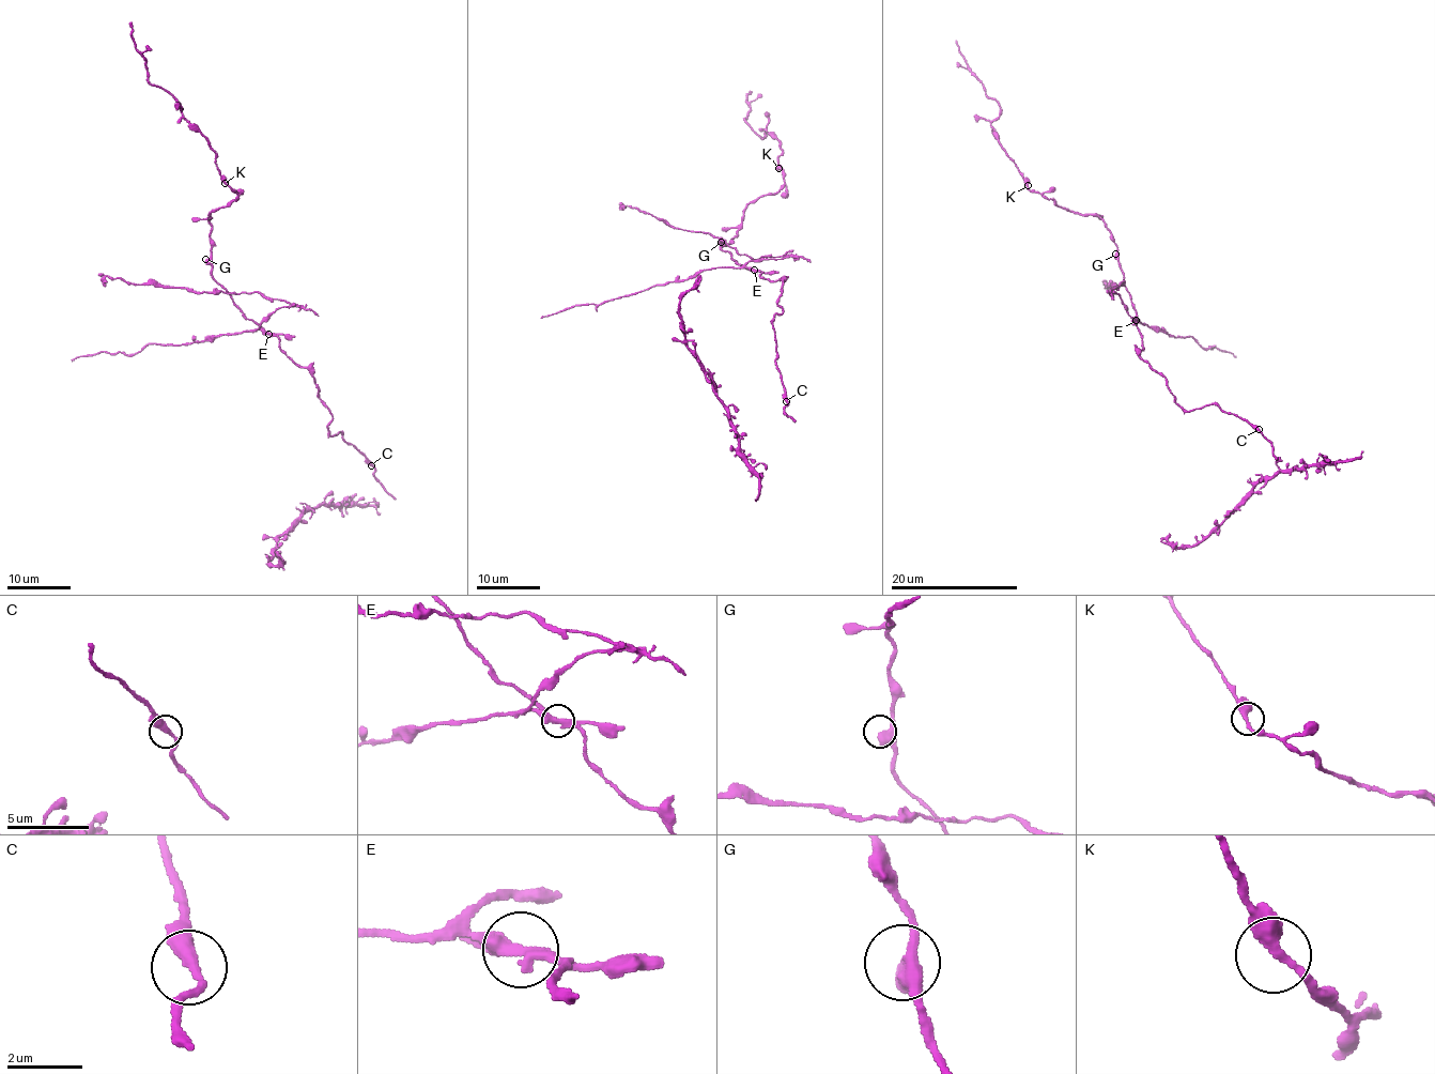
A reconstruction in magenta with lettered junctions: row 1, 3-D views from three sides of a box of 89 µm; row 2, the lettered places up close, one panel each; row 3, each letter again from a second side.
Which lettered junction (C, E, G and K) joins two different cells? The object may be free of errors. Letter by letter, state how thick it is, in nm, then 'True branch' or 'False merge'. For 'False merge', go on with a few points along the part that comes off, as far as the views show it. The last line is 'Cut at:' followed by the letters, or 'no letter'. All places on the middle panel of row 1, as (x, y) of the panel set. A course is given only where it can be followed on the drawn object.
C: Thickness 340 nm. True branch
E: Thickness 360 nm. False merge. Course of the part to remove: (755, 270), (745, 266), (785, 255), (752, 259), (707, 232), (620, 209)
G: Thickness 400 nm. True branch
K: Thickness 360 nm. True branch
Cut at: E

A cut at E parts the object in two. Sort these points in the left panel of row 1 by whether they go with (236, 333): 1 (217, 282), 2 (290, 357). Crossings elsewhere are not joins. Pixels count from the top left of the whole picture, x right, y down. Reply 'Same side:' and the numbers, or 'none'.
Same side: none

